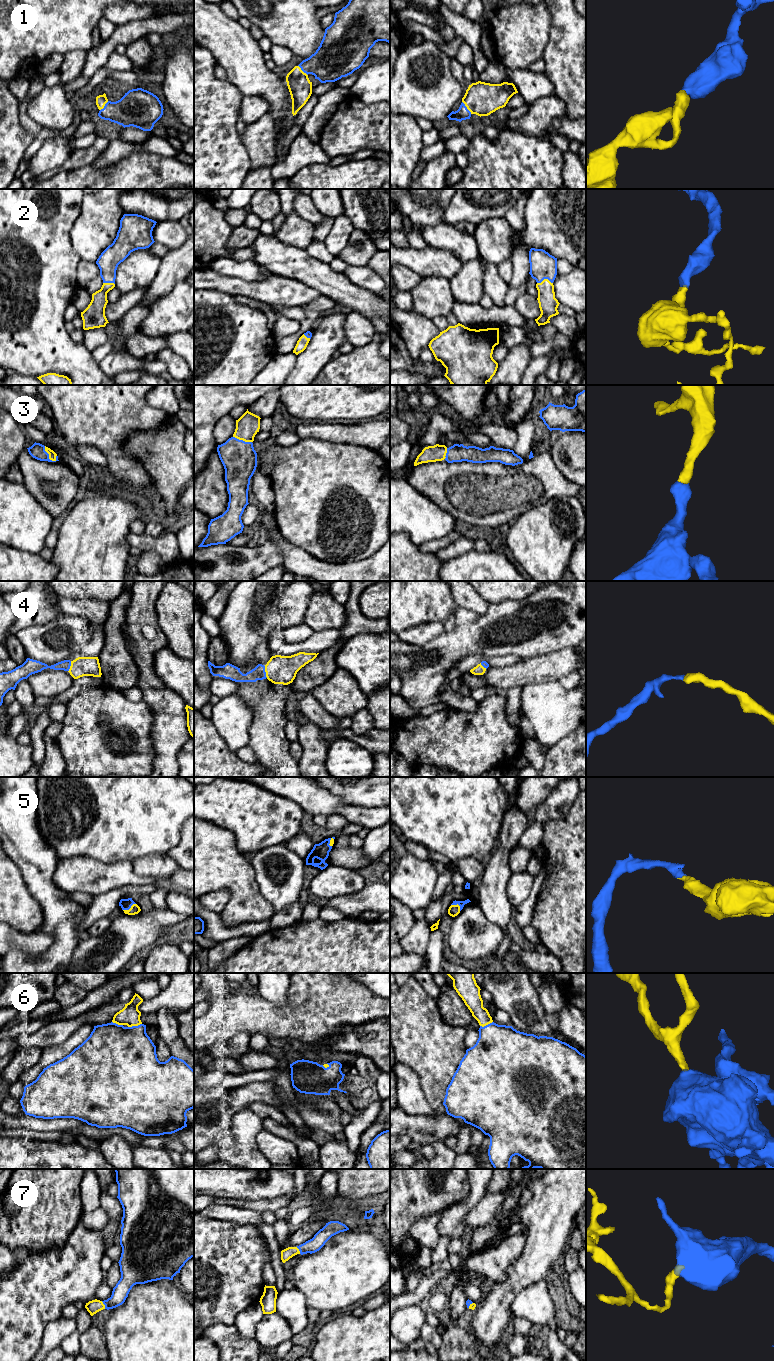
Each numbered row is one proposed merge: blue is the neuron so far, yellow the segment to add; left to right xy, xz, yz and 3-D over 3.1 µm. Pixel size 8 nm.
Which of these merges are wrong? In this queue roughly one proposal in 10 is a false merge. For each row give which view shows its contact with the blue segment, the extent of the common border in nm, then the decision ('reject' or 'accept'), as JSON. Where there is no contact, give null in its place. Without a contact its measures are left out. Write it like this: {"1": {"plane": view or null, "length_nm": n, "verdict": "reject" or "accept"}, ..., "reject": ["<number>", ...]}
{"1": {"plane": "yz", "length_nm": 130, "verdict": "accept"}, "2": {"plane": "yz", "length_nm": 130, "verdict": "accept"}, "3": {"plane": "xy", "length_nm": 160, "verdict": "accept"}, "4": {"plane": "xz", "length_nm": 100, "verdict": "accept"}, "5": {"plane": "xy", "length_nm": 120, "verdict": "accept"}, "6": {"plane": "xy", "length_nm": 120, "verdict": "accept"}, "7": {"plane": "xy", "length_nm": 70, "verdict": "accept"}, "reject": []}

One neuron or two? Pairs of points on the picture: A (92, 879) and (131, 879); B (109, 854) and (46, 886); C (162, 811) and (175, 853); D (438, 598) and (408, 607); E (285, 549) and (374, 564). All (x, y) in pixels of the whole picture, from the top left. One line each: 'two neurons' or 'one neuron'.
A: one neuron
B: two neurons
C: two neurons
D: one neuron
E: one neuron

